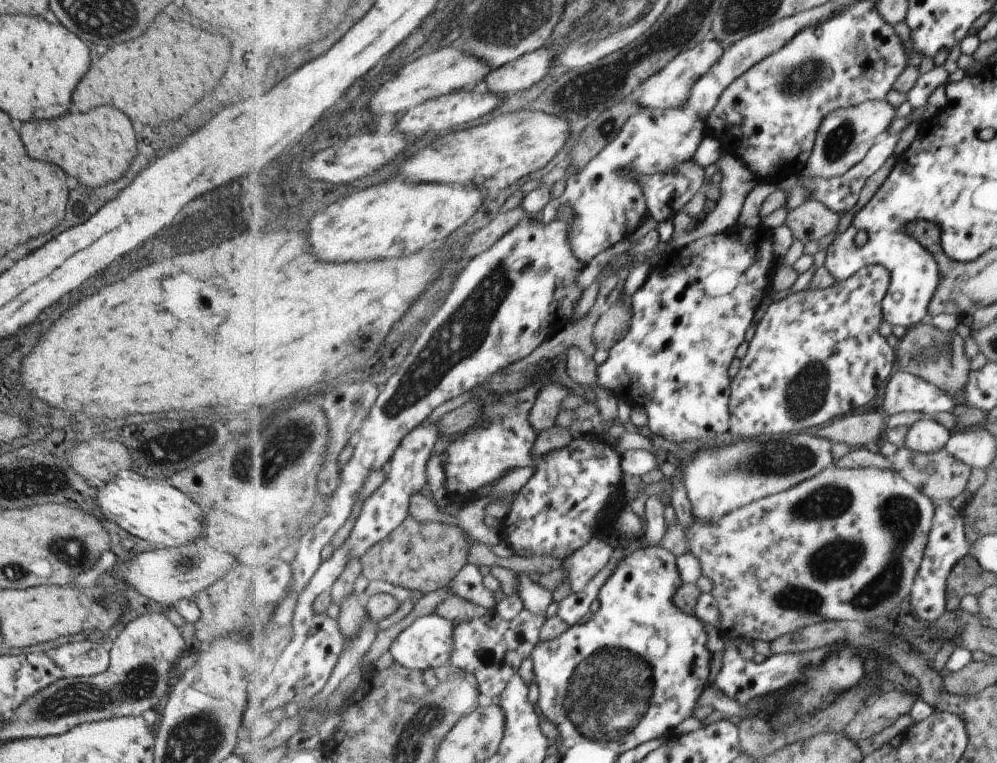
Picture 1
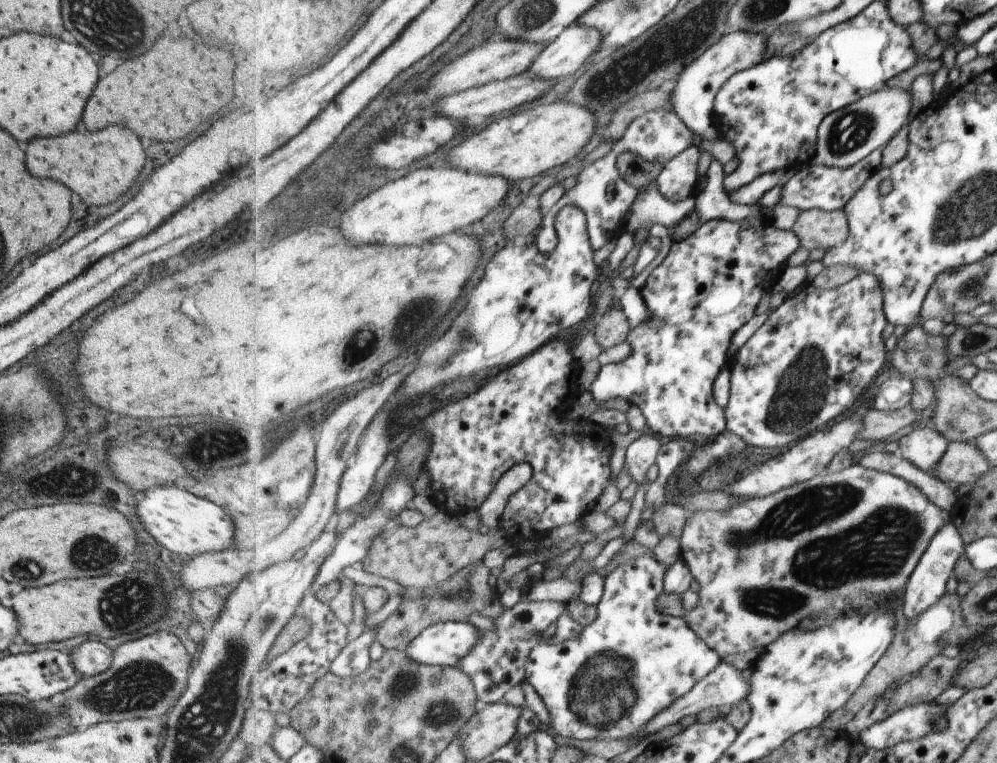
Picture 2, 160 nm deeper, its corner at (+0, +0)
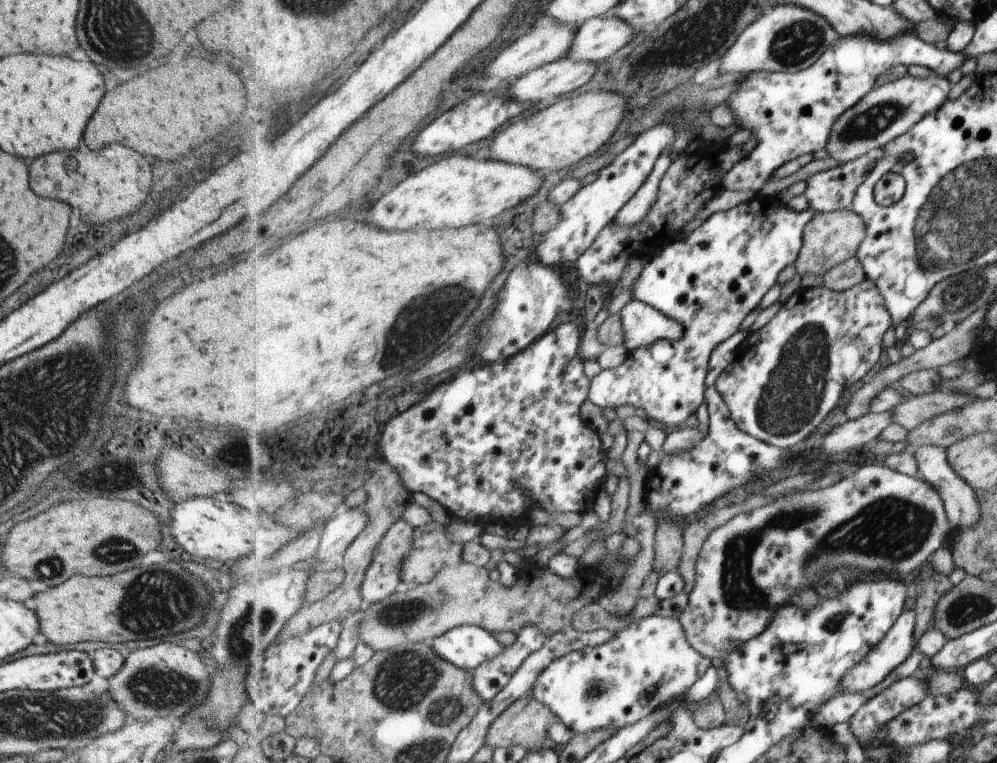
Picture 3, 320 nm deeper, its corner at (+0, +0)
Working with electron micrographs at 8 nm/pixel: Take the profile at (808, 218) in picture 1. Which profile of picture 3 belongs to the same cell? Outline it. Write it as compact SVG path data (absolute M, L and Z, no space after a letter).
M852 209L817 213L815 218L811 220L810 225L807 226L804 234L802 253L795 263L796 272L800 275L814 274L823 278L835 266L847 262L851 258L856 258L859 246L863 245L863 240L866 237L867 226L865 220Z

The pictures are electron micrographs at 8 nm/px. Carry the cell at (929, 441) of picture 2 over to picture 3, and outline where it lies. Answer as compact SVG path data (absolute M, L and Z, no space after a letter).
M919 446L913 448L915 462L919 474L931 486L937 488L938 495L941 496L942 503L945 505L947 522L950 523L951 529L960 530L961 528L971 528L979 520L979 506L973 490L961 478L958 478L947 465L946 450L939 446Z

